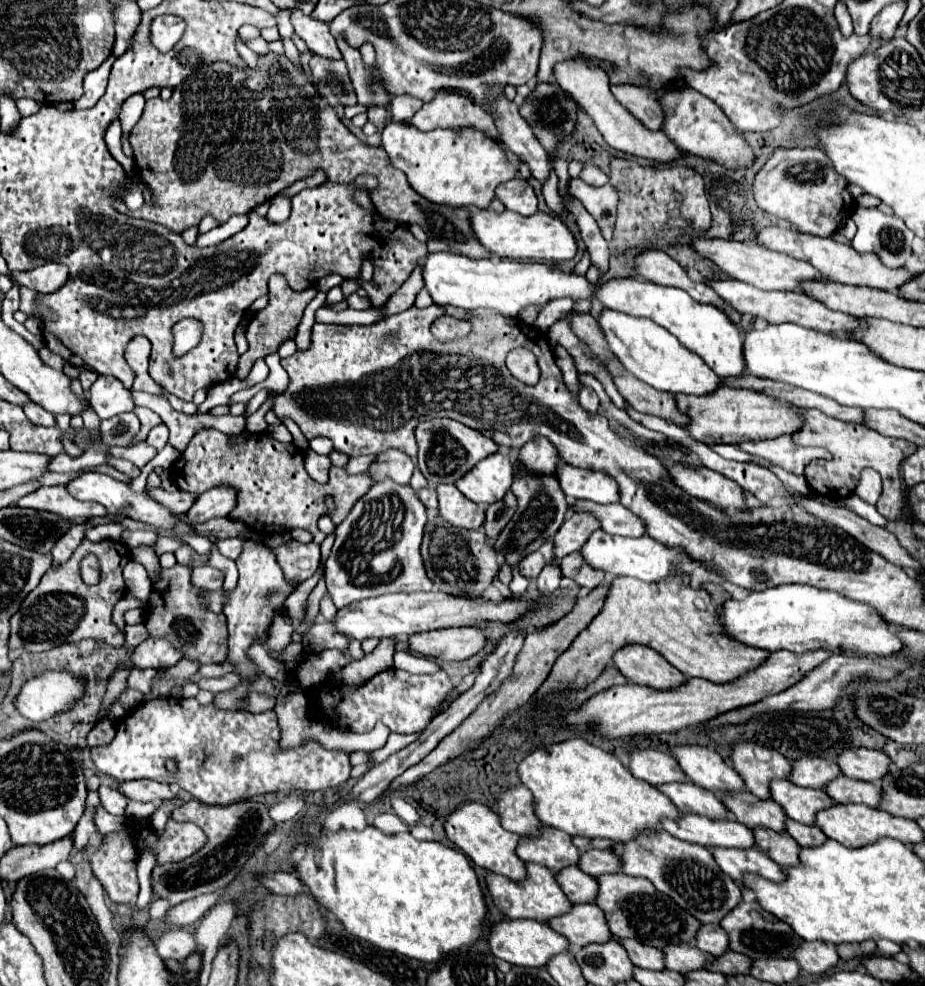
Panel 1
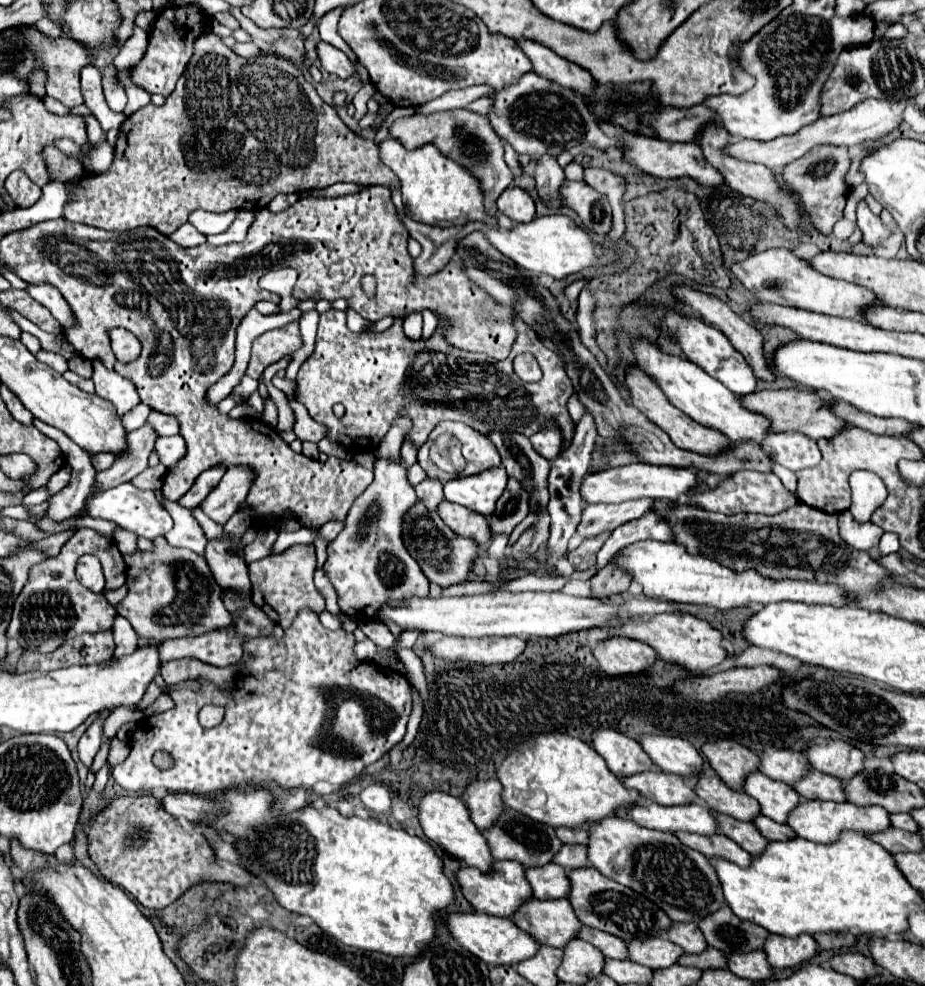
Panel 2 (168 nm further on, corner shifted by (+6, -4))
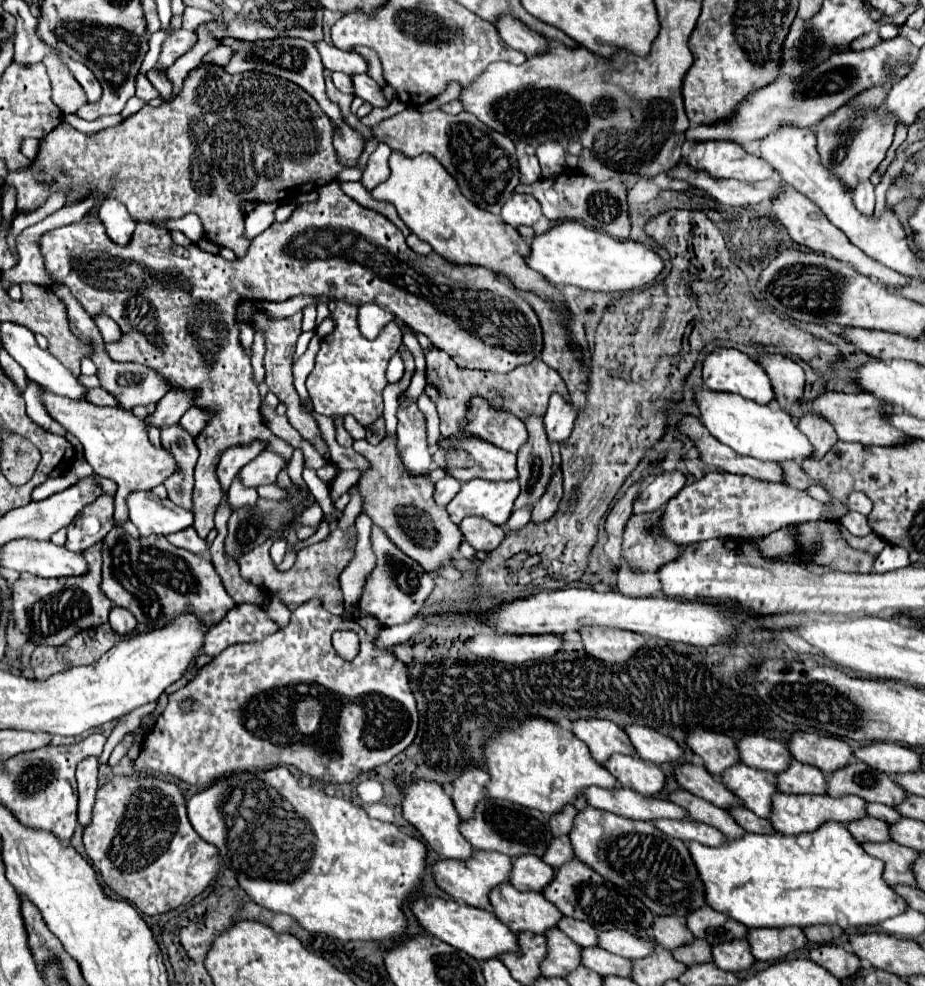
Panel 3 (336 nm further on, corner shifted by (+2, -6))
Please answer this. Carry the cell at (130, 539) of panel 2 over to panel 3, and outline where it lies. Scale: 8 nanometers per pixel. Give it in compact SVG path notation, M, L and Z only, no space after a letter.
M44 390L44 402L46 402L50 416L58 420L66 428L66 432L74 434L82 442L86 460L94 468L94 472L118 484L118 492L114 496L114 506L116 506L114 520L116 522L128 520L128 512L126 512L128 492L152 490L154 486L170 478L174 472L178 472L178 464L174 456L164 446L154 446L150 442L144 422L136 418L130 410L96 406L90 402L76 402L76 400L56 396L48 390Z

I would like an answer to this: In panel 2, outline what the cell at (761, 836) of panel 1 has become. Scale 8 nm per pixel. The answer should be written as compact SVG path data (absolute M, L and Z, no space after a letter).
M716 814L716 818L718 818L718 830L722 830L722 834L732 838L752 856L762 854L766 850L766 846L770 844L766 838L762 838L762 834L758 832L758 828L752 822L740 822L740 820L734 820L724 814Z

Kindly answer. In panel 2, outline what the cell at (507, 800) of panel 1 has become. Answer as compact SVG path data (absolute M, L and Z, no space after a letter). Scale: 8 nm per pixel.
M498 780L472 782L466 788L466 796L466 806L470 810L472 822L480 830L490 830L490 826L494 826L494 820L498 820L506 808L502 802L502 784Z

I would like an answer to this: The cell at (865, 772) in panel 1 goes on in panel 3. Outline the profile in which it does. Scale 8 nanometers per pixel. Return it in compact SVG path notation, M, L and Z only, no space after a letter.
M796 732L788 740L788 748L798 762L816 766L824 774L846 766L852 758L852 750L846 742L826 734Z

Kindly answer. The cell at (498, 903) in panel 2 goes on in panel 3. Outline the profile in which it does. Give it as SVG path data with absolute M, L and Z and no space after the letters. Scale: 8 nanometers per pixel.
M474 850L474 854L470 856L470 860L438 860L432 866L432 878L436 882L436 886L440 890L444 890L448 896L452 896L458 902L476 906L476 908L484 908L490 910L490 900L488 900L488 892L502 882L508 882L510 876L510 868L512 868L512 858L500 852L478 852Z

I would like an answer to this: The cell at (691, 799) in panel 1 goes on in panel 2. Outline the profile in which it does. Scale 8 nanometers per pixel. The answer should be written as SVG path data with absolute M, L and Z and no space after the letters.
M650 770L642 774L634 774L626 780L622 780L626 788L638 790L644 798L664 804L664 806L680 806L680 804L692 804L696 798L696 792L684 784L684 780L676 774L666 774L660 770Z

